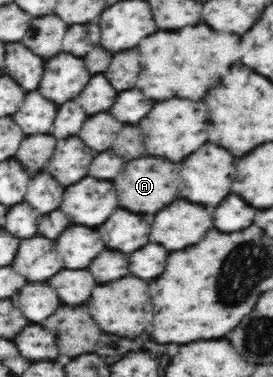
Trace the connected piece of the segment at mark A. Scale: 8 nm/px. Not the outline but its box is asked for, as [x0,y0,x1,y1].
[113,158,179,214]

